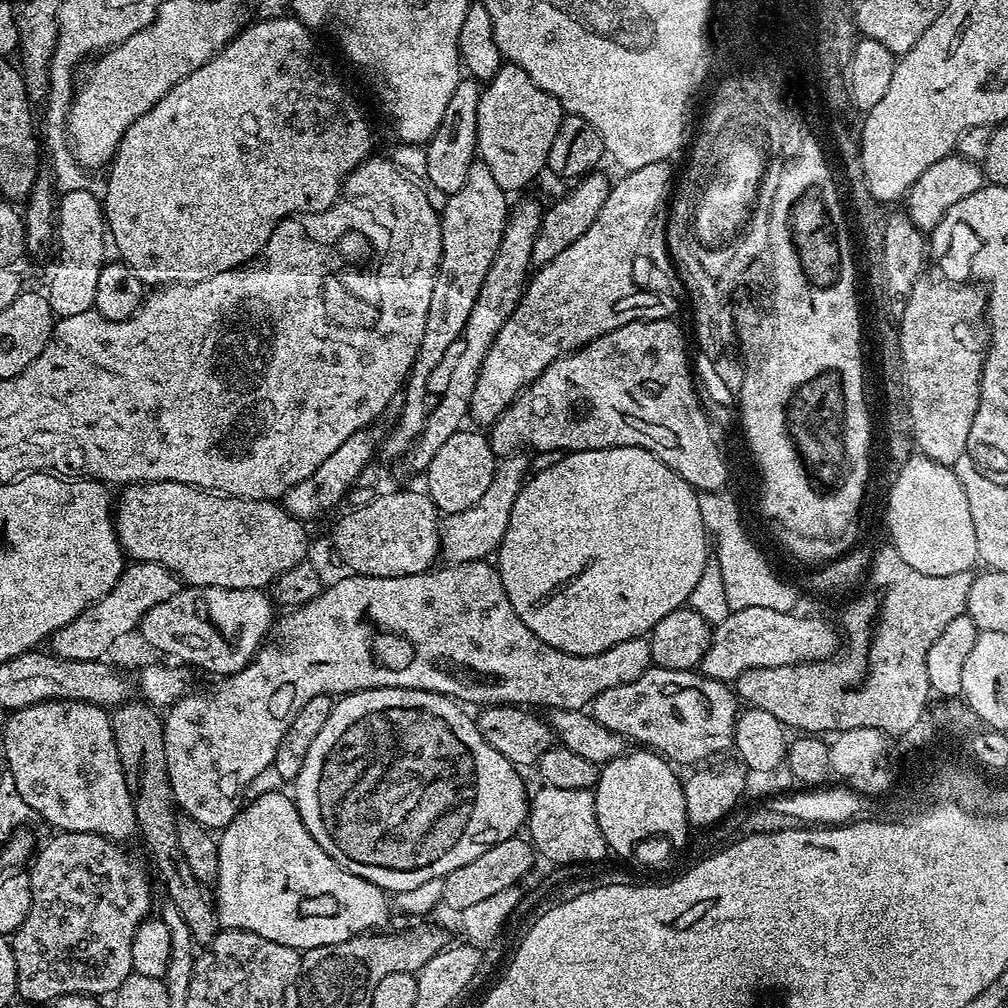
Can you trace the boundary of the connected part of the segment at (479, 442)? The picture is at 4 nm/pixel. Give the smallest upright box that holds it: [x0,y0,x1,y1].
[426,430,498,514]

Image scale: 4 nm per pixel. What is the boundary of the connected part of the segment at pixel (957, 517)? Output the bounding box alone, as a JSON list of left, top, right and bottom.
[888,454,978,576]

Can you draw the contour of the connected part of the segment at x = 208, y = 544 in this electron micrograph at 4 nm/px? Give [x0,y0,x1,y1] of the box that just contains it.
[114,480,309,590]

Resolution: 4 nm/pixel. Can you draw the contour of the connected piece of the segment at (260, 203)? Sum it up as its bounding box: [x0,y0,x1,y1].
[102,14,373,284]

